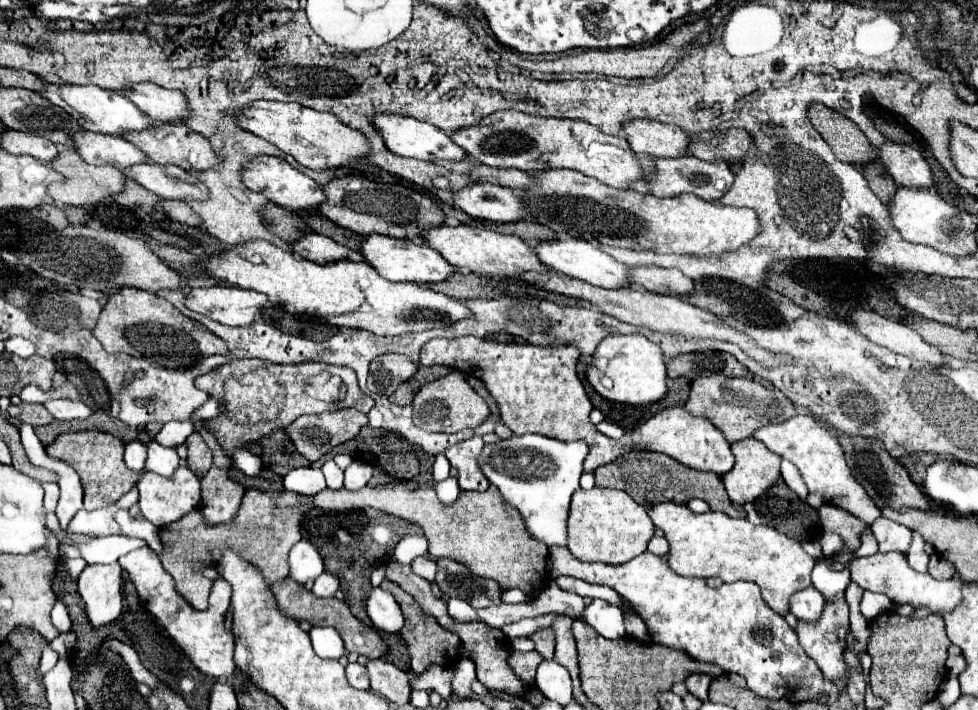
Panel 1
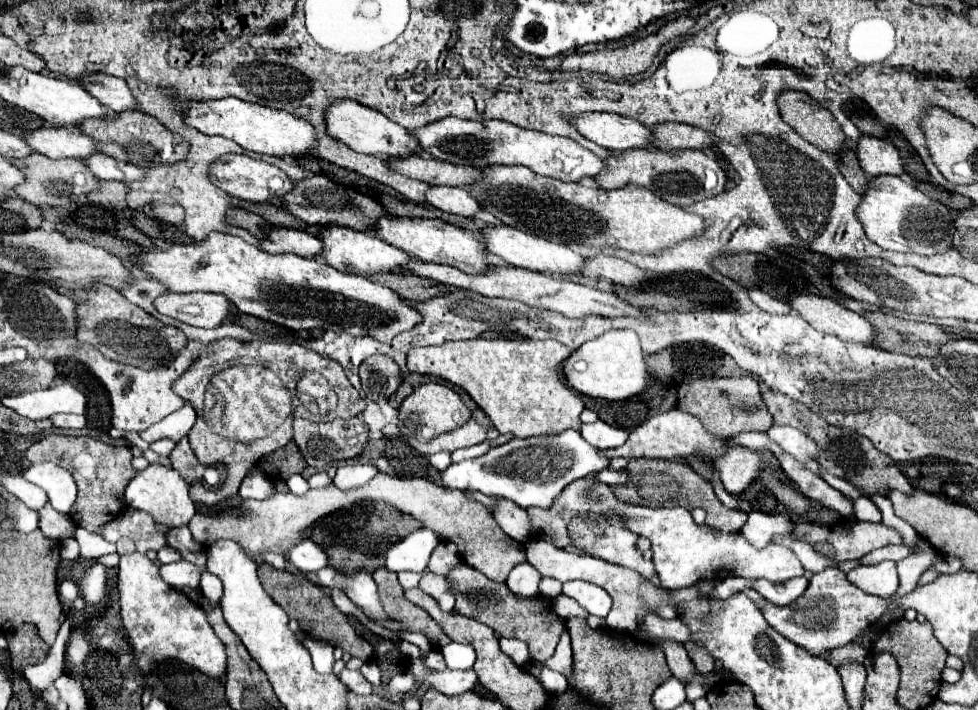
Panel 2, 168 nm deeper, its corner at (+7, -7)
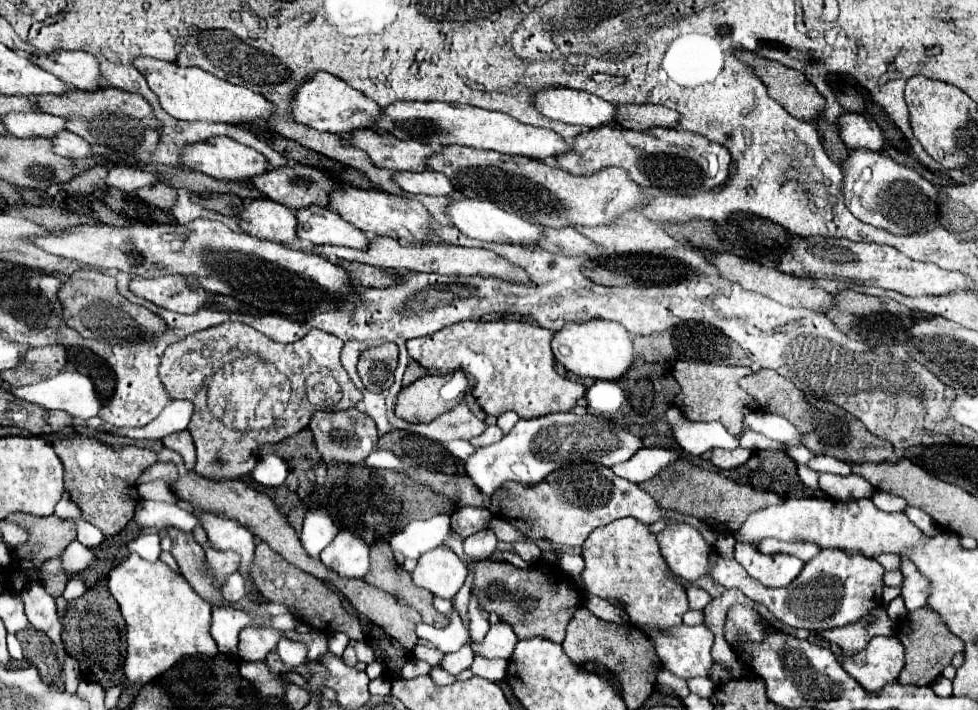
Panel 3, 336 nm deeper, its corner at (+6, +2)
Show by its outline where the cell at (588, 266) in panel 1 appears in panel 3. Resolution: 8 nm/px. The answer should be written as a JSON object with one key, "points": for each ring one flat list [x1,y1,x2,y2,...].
{"points":[[455,198,445,206,445,214,449,216,451,224,463,232,469,238,485,240,485,242,503,242,503,244,537,244,541,238,541,228,521,220,521,216,513,216,505,210,501,210,497,204,489,200,477,200,477,198]]}

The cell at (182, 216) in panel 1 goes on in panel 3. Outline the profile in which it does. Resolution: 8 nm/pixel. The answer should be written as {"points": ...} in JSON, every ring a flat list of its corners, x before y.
{"points":[[157,182,153,186,139,188,137,196,141,200,145,200,147,204,151,204,151,206,157,206,161,210,171,210,171,206,177,200,177,190,171,188,171,186,167,186,167,184,163,184,163,182]]}

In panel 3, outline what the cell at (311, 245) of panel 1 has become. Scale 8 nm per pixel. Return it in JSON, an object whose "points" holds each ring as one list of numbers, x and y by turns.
{"points":[[267,198,245,200,243,208,237,212,237,220,245,234,261,240,291,244,297,238,295,214,287,206]]}

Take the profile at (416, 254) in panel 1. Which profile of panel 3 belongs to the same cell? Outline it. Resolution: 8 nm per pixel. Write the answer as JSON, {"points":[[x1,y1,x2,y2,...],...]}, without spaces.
{"points":[[325,206,301,208,295,212,295,218,297,218,297,238,309,240,311,244,335,244,335,246,349,246,349,248,359,248,359,250,363,250,369,244,369,238,361,230,341,220,333,210]]}

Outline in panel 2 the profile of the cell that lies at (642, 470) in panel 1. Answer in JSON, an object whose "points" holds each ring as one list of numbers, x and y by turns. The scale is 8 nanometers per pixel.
{"points":[[630,459,626,465,626,473,628,481,624,485,610,487,612,493,624,503,642,507,676,507,676,505,684,505,686,509,702,507,708,513,708,525,718,527,722,531,740,531,746,523,746,513,726,509,714,495,712,485,698,473,694,473,694,469,686,463,664,459]]}

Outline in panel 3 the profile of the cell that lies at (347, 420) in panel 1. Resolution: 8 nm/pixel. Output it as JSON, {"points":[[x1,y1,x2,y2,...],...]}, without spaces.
{"points":[[349,408,343,412,315,412,309,424,317,450,323,456,323,462,333,464,333,462,345,462,345,464,357,464,363,462,371,450,377,446,377,426,371,416,359,412,357,408]]}

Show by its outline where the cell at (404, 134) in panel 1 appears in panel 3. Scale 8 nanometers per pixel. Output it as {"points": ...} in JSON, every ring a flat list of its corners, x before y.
{"points":[[313,72,299,88,295,88,289,114,295,122,307,124,319,132,349,134,359,128,373,128,375,118,381,116,381,108,365,94,349,88,349,84,345,84,341,78,329,72]]}

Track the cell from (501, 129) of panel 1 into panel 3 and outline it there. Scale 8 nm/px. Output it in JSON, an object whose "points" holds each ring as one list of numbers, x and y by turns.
{"points":[[397,100,383,108,381,116,375,120,375,126,391,132,397,138,411,138,421,144,439,144,439,146,449,146,449,144,459,144,459,146,469,146,469,148,479,148,479,150,497,150,501,154,513,154,513,156,529,156,529,158,549,158,555,154,569,152,569,144,561,140,551,130,545,128,535,128,521,124,513,120,507,114,493,112,493,110,483,110,475,106,461,106,457,102,403,102]]}

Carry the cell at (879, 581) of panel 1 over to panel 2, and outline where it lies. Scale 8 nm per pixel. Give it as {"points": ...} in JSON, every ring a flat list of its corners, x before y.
{"points":[[882,561,878,565,860,565,848,571,846,577,864,593,876,597,892,597,898,591,898,573,894,561]]}

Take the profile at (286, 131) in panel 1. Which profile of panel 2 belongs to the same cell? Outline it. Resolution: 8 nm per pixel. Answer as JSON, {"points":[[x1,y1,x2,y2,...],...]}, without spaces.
{"points":[[236,97,212,99,204,103,192,101,186,109,184,123,190,127,196,127,206,135,220,135,220,137,232,139,248,151,266,153,274,157,302,157,302,155,314,153,316,149,316,129,302,117,296,117,288,111,256,105,256,103,244,103]]}

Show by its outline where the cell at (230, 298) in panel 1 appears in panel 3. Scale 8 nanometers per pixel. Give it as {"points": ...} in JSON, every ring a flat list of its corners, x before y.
{"points":[[161,276,161,278,133,278,129,290,165,310,193,314,205,304,205,290,189,276]]}

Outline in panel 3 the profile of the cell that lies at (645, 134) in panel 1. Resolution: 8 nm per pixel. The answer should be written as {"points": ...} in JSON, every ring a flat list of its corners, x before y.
{"points":[[563,86,541,88,533,98,533,106,551,120,579,124,585,128,613,124,615,118,615,106,611,102,601,100,589,92]]}

